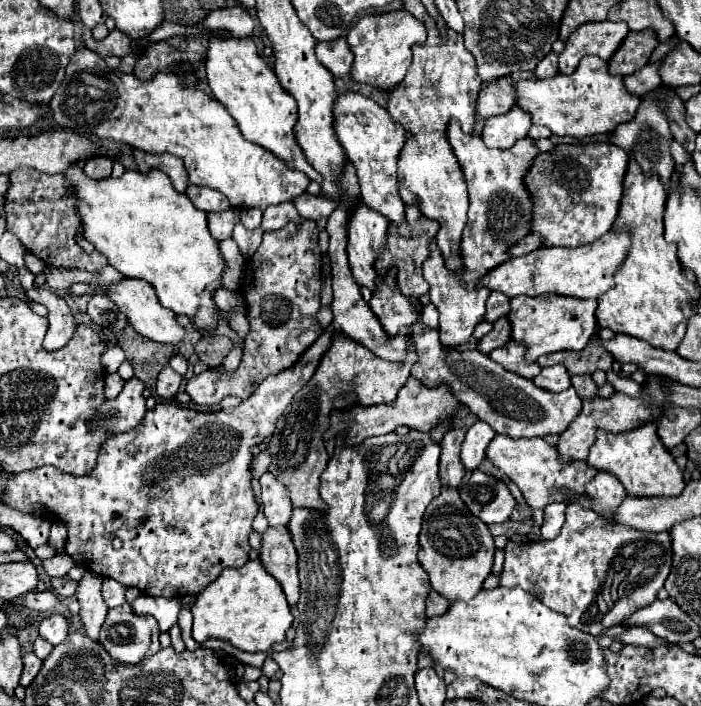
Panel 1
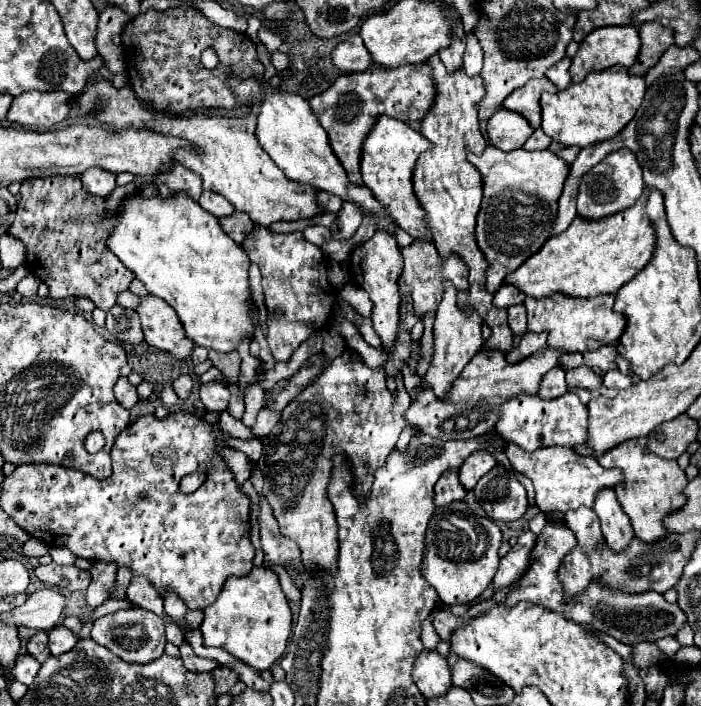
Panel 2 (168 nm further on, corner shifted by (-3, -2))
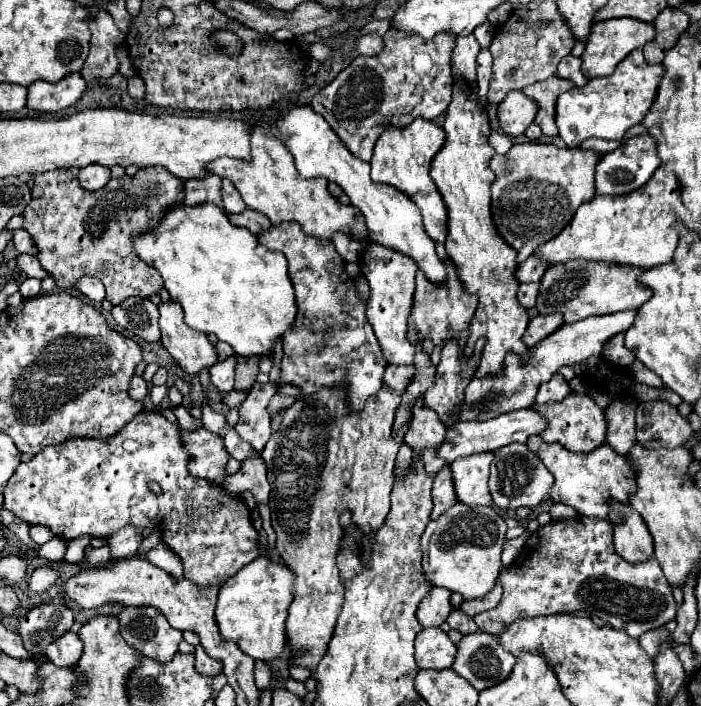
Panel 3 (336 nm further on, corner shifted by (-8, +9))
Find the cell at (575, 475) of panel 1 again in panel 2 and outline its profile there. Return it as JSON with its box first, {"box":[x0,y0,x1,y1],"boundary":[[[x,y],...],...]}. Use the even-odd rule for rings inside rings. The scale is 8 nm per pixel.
{"box":[505,442,623,514],"boundary":[[[511,442],[505,452],[511,462],[511,468],[533,480],[535,504],[539,506],[543,514],[551,514],[551,512],[565,514],[569,510],[577,510],[579,506],[593,508],[593,500],[599,490],[615,488],[623,480],[617,468],[607,470],[597,462],[597,458],[579,456],[575,450],[563,448],[563,446],[551,446],[551,448],[539,448],[535,452],[525,452],[517,444]]]}

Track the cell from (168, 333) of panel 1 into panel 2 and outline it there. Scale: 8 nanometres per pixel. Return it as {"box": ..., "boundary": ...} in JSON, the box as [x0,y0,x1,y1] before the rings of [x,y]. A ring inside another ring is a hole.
{"box":[137,296,195,360],"boundary":[[[147,296],[141,298],[137,314],[141,316],[145,342],[149,346],[169,352],[179,360],[191,356],[195,344],[185,336],[181,322],[177,320],[177,314],[173,312],[173,308],[169,308],[169,304],[157,300],[157,296]]]}

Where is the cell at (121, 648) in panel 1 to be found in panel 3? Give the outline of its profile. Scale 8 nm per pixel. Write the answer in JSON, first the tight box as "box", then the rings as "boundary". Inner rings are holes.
{"box":[116,607,182,661],"boundary":[[[124,607],[116,615],[124,641],[146,657],[170,661],[182,641],[182,631],[170,627],[154,607]]]}

